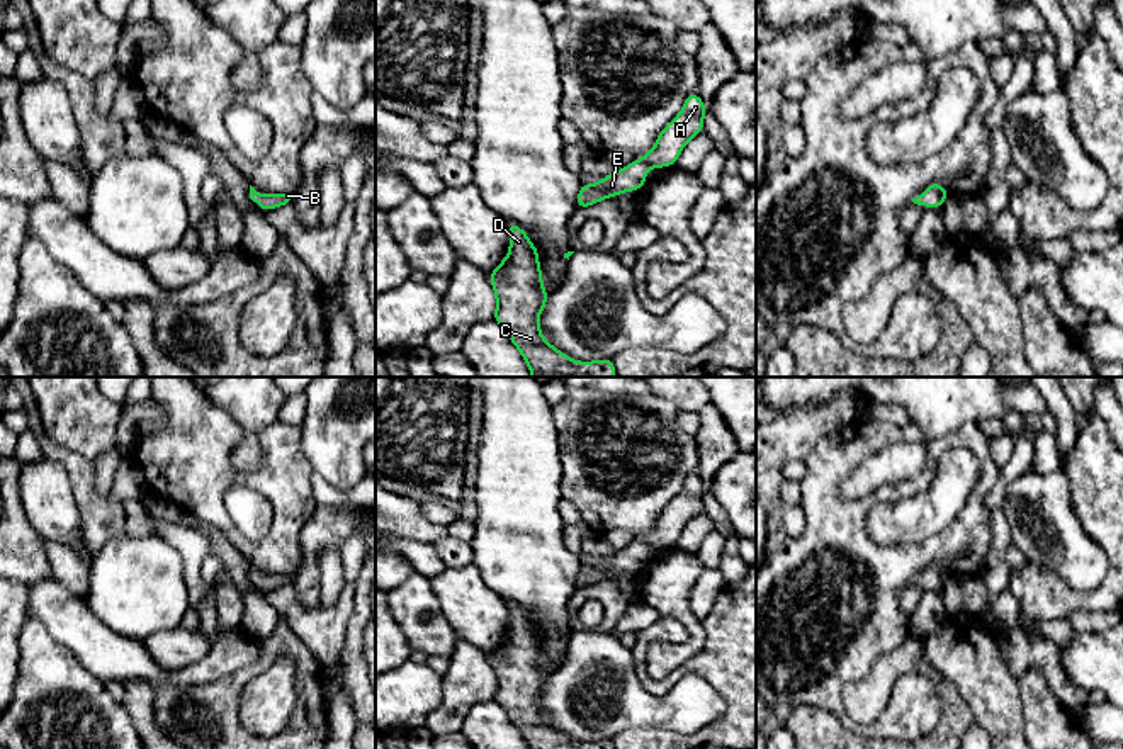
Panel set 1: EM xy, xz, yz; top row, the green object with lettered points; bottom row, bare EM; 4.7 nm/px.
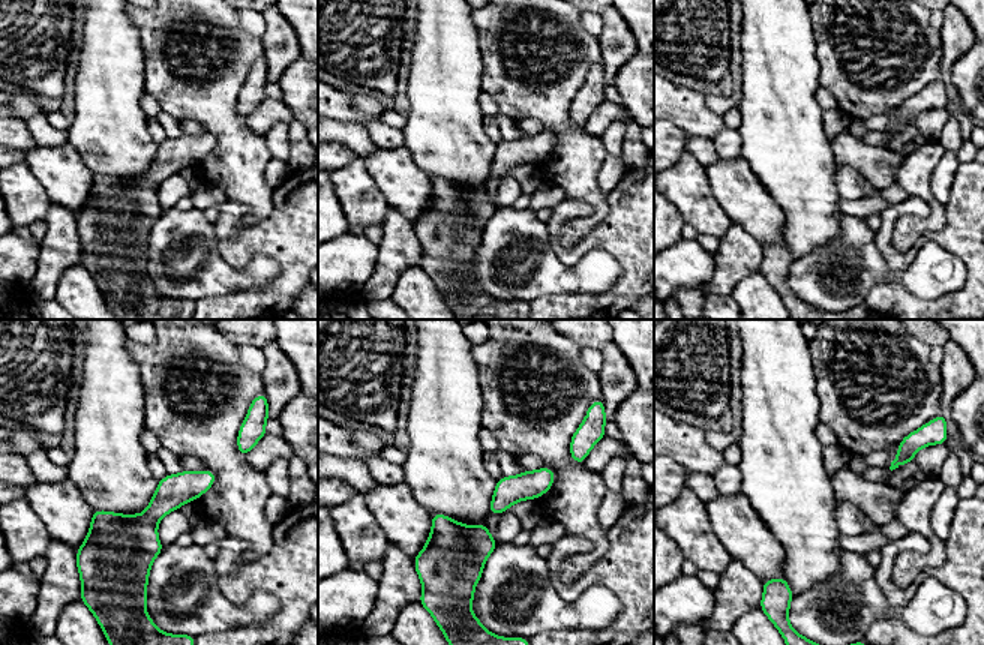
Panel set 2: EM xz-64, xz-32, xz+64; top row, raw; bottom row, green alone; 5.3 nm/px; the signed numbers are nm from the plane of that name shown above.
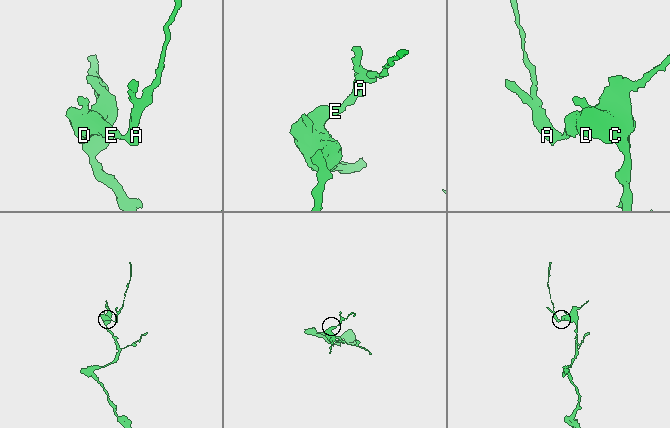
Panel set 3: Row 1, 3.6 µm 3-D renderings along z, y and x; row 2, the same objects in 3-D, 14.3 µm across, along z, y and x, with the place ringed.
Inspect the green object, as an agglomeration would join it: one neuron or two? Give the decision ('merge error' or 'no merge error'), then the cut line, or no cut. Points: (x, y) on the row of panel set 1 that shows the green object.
no merge error; cut none

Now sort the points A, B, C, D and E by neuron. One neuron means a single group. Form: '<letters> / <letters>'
A B C D E

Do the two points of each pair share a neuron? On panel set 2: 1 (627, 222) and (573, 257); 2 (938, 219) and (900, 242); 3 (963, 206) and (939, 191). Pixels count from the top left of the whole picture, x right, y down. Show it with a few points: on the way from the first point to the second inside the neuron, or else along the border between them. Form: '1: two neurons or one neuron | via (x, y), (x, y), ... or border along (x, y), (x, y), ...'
1: one neuron | via (614, 234), (587, 243)
2: one neuron | via (929, 224), (909, 234)
3: two neurons | border along (959, 164), (951, 194), (945, 204)

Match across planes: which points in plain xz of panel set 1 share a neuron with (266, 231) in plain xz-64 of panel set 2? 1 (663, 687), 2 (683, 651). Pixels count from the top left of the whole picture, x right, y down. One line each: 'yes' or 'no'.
1: yes
2: no

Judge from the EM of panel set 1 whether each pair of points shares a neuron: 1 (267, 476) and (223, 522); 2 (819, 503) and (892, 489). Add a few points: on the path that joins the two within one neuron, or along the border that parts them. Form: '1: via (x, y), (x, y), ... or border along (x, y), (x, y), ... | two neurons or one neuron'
1: via (247, 479), (231, 478), (218, 491), (218, 501) | one neuron
2: via (838, 506), (862, 506), (874, 498) | one neuron

